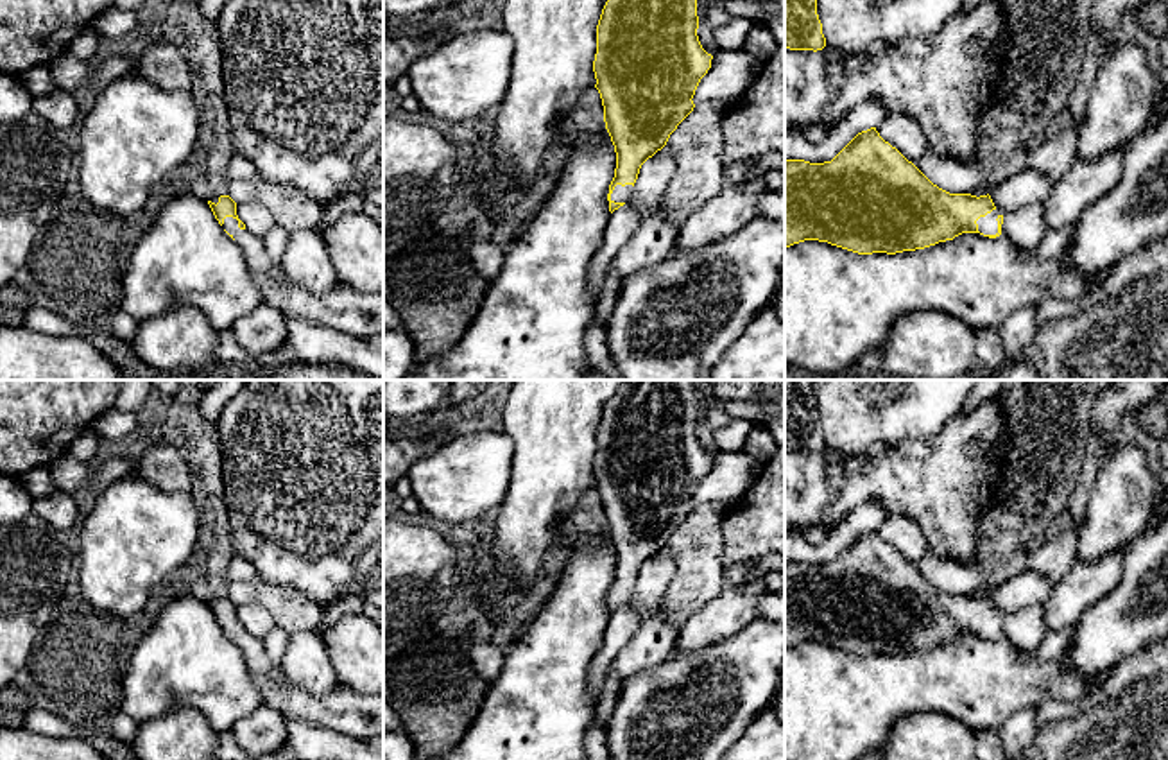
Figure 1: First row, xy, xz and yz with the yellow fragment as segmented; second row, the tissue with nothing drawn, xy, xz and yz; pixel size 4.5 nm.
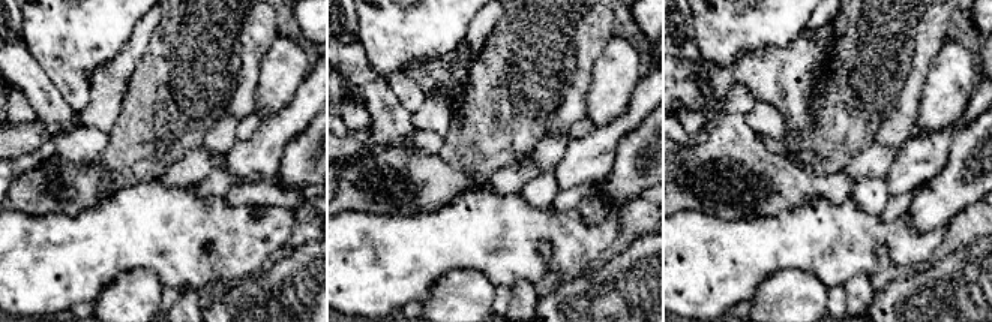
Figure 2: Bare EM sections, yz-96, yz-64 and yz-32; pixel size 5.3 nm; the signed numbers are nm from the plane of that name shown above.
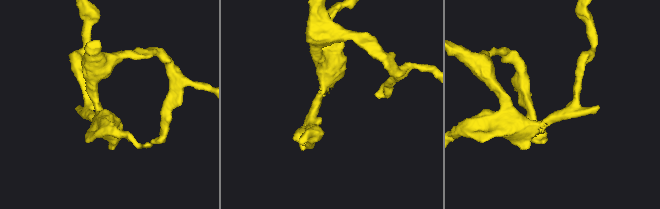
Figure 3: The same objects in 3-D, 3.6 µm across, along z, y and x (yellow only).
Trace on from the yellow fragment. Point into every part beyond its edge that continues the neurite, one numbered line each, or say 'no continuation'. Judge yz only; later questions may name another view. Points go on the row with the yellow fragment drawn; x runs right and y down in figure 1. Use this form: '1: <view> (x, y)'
1: yz (987, 224)

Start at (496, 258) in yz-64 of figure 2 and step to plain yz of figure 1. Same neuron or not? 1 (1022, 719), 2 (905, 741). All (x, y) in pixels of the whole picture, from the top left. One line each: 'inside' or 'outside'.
1: outside
2: outside

